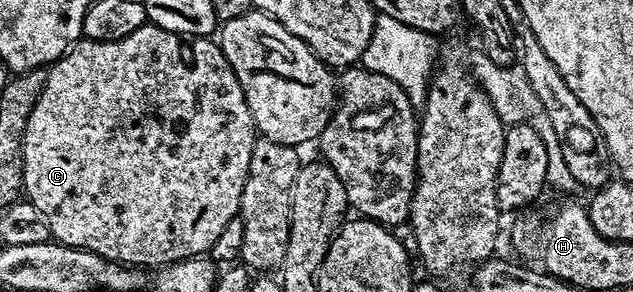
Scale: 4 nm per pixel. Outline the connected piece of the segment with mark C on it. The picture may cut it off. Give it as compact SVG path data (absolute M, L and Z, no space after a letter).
M150 21L144 23L141 29L129 33L129 37L121 37L121 41L105 41L102 43L101 41L93 41L83 37L67 54L62 55L56 63L51 64L45 81L45 89L41 89L41 97L37 97L37 105L33 105L33 109L29 113L29 125L25 129L25 137L23 138L23 189L25 199L26 202L37 205L37 209L41 209L41 213L47 218L47 224L51 230L51 239L56 243L64 243L66 247L85 249L86 251L97 253L109 261L126 263L132 267L142 267L144 269L163 267L166 263L176 263L182 259L203 257L210 252L213 241L217 241L217 236L225 230L225 225L229 225L229 221L233 221L238 216L241 193L245 189L245 181L249 173L249 157L253 157L253 145L256 138L255 122L249 113L249 105L245 101L245 93L241 89L241 81L237 81L237 73L233 73L225 53L214 38L195 37L190 41L184 42L180 36L169 33Z

